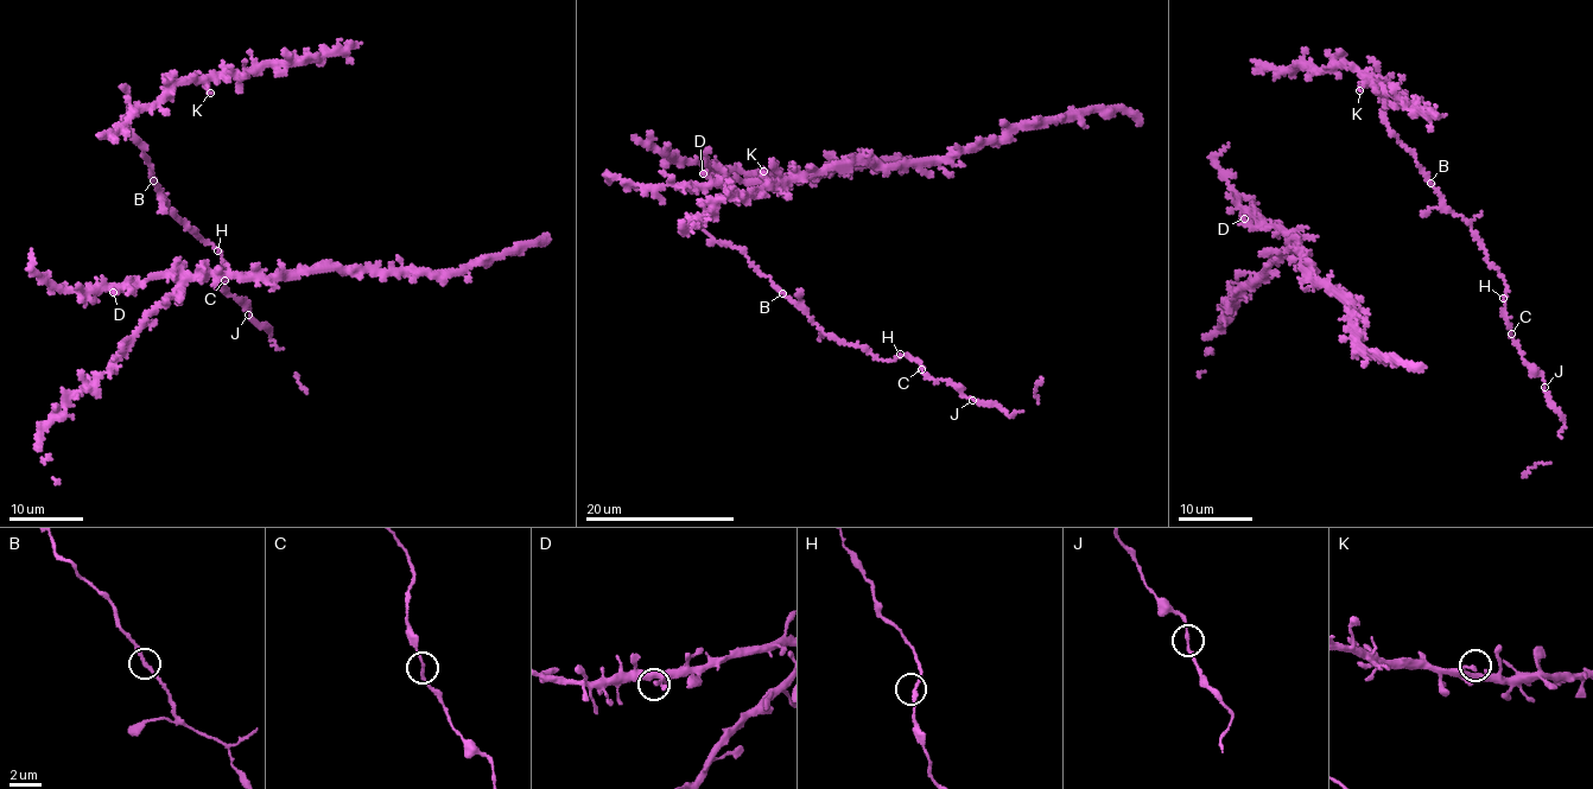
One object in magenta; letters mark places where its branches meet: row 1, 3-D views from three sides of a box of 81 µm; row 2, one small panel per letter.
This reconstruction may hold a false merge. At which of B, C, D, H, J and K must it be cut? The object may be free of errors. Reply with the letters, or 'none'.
none

